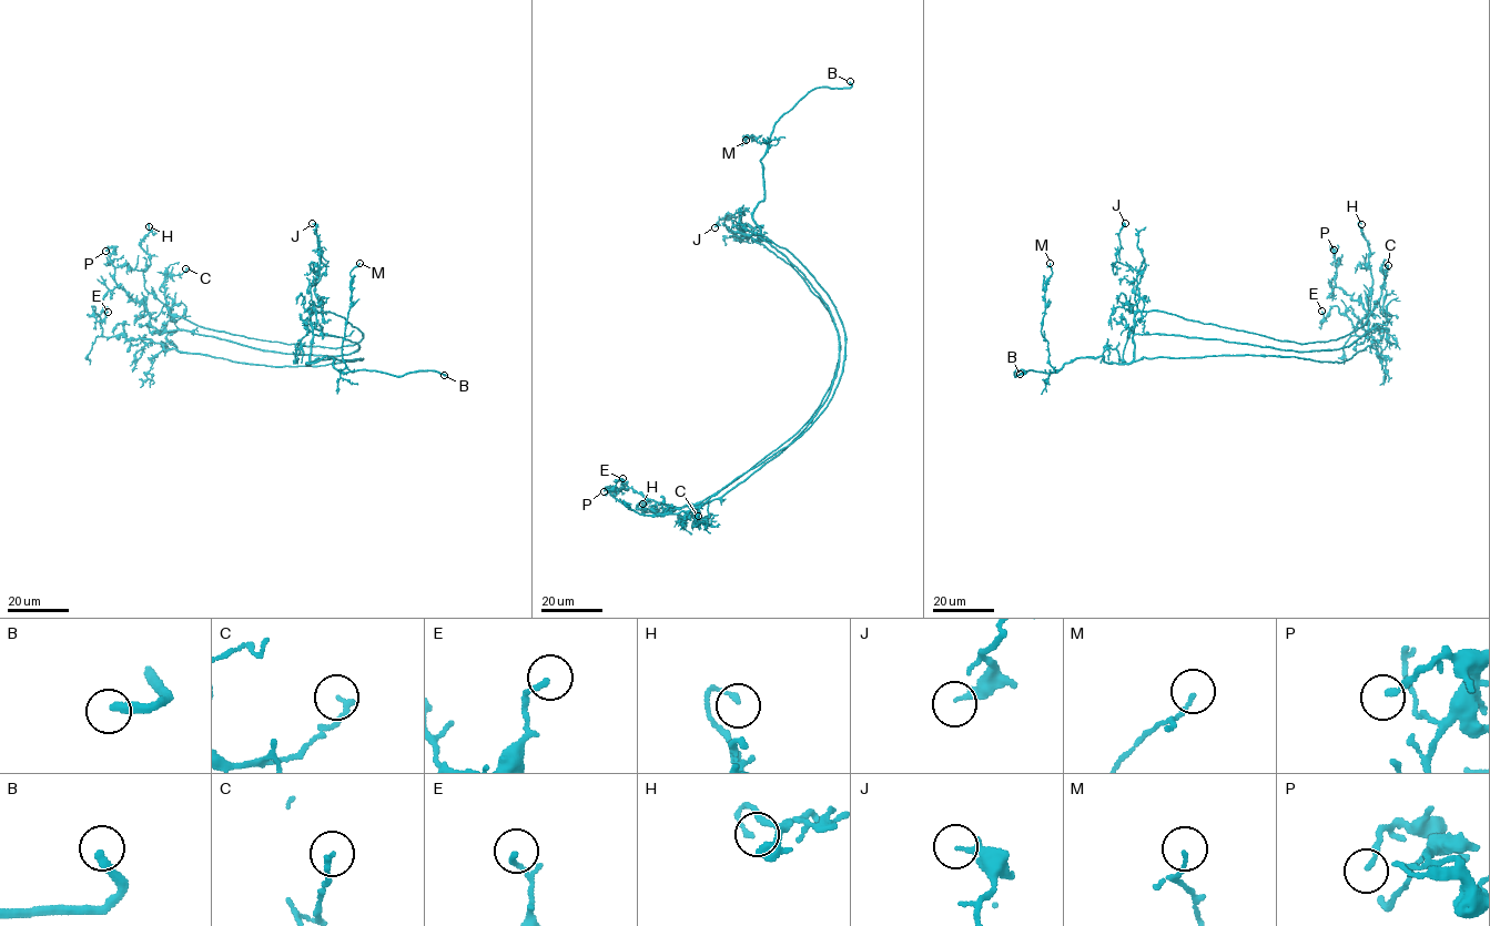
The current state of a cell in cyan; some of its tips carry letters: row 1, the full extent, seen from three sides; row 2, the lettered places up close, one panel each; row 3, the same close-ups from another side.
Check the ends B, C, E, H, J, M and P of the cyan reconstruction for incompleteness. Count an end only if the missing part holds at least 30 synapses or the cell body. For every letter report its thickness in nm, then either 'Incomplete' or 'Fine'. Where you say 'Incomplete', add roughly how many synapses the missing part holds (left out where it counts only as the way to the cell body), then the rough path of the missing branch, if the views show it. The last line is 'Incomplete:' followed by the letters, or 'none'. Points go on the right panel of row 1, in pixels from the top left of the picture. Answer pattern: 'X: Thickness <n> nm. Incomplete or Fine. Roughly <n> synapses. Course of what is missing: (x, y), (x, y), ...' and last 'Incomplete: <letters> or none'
B: Thickness 300 nm. Incomplete. Course of what is missing: (1020, 374), (1015, 359), (983, 336)
C: Thickness 180 nm. Fine
E: Thickness 160 nm. Fine
H: Thickness 140 nm. Fine
J: Thickness 180 nm. Fine
M: Thickness 110 nm. Fine
P: Thickness 160 nm. Fine
Incomplete: B

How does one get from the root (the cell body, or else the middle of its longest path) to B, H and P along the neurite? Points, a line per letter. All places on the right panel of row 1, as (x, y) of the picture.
B: (1134, 352), (1128, 363), (1106, 363), (1103, 356), (1075, 358), (1053, 372), (1014, 372), (1025, 372), (1020, 374)
H: (1134, 352), (1138, 312), (1164, 311), (1299, 343), (1354, 332), (1370, 313), (1372, 283), (1361, 224)
P: (1134, 352), (1135, 334), (1295, 350), (1348, 347), (1371, 327), (1375, 332), (1361, 303), (1335, 286), (1334, 250)

